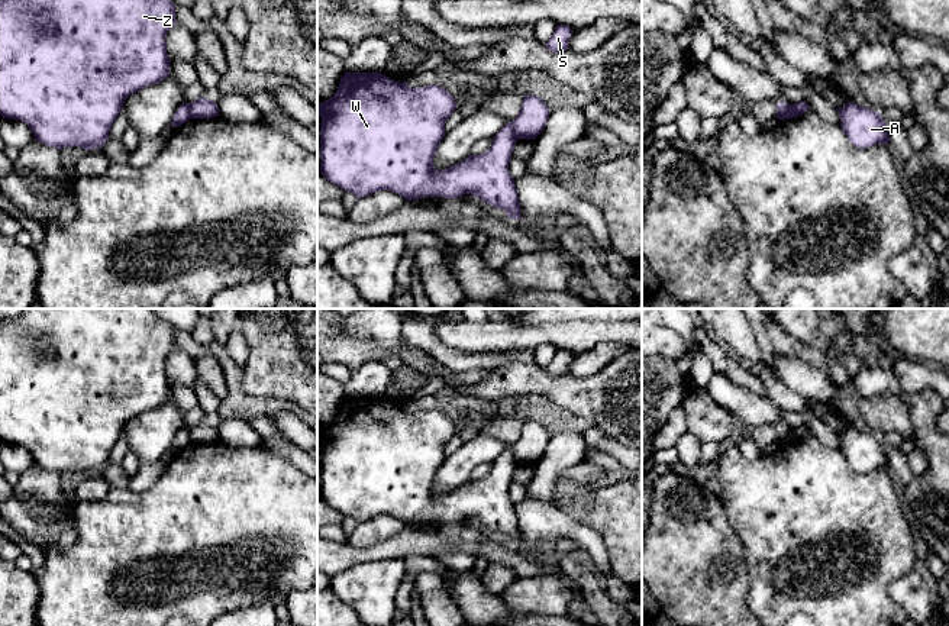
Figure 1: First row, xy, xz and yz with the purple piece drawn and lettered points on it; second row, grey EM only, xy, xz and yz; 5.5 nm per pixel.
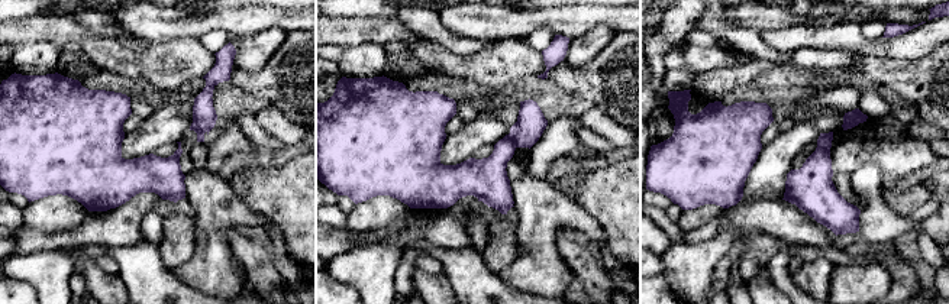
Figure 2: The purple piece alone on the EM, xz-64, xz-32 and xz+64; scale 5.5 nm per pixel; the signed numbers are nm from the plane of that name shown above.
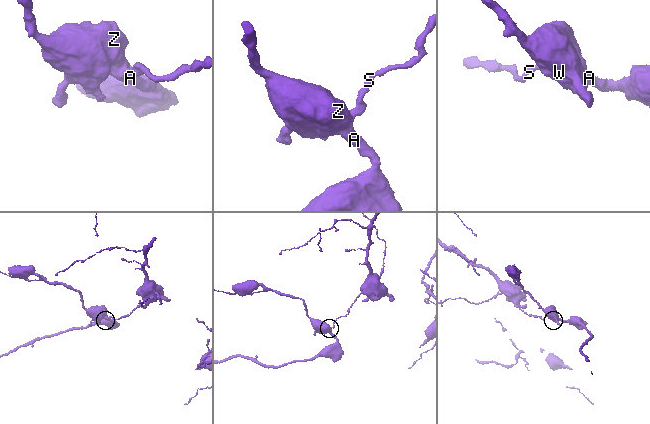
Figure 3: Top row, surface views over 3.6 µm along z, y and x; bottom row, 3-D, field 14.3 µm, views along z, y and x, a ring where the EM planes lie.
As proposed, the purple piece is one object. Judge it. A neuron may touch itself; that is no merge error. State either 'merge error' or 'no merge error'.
merge error

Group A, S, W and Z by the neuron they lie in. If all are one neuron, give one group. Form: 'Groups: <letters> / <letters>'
Groups: A W Z / S

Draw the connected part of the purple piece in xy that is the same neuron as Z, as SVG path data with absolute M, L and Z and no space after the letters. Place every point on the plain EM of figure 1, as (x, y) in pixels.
M23 309L19 319L0 323L0 441L20 445L29 451L36 465L58 474L78 471L101 472L109 464L112 448L119 441L125 425L143 412L165 404L170 383L165 362L175 349L175 329L162 320L154 309Z

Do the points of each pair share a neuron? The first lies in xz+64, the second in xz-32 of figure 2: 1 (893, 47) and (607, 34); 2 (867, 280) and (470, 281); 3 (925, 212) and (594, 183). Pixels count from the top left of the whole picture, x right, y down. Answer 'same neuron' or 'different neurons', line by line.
1: same neuron
2: different neurons
3: different neurons

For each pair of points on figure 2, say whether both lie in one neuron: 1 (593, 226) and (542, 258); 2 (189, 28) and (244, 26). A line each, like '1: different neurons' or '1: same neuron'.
1: same neuron
2: same neuron

